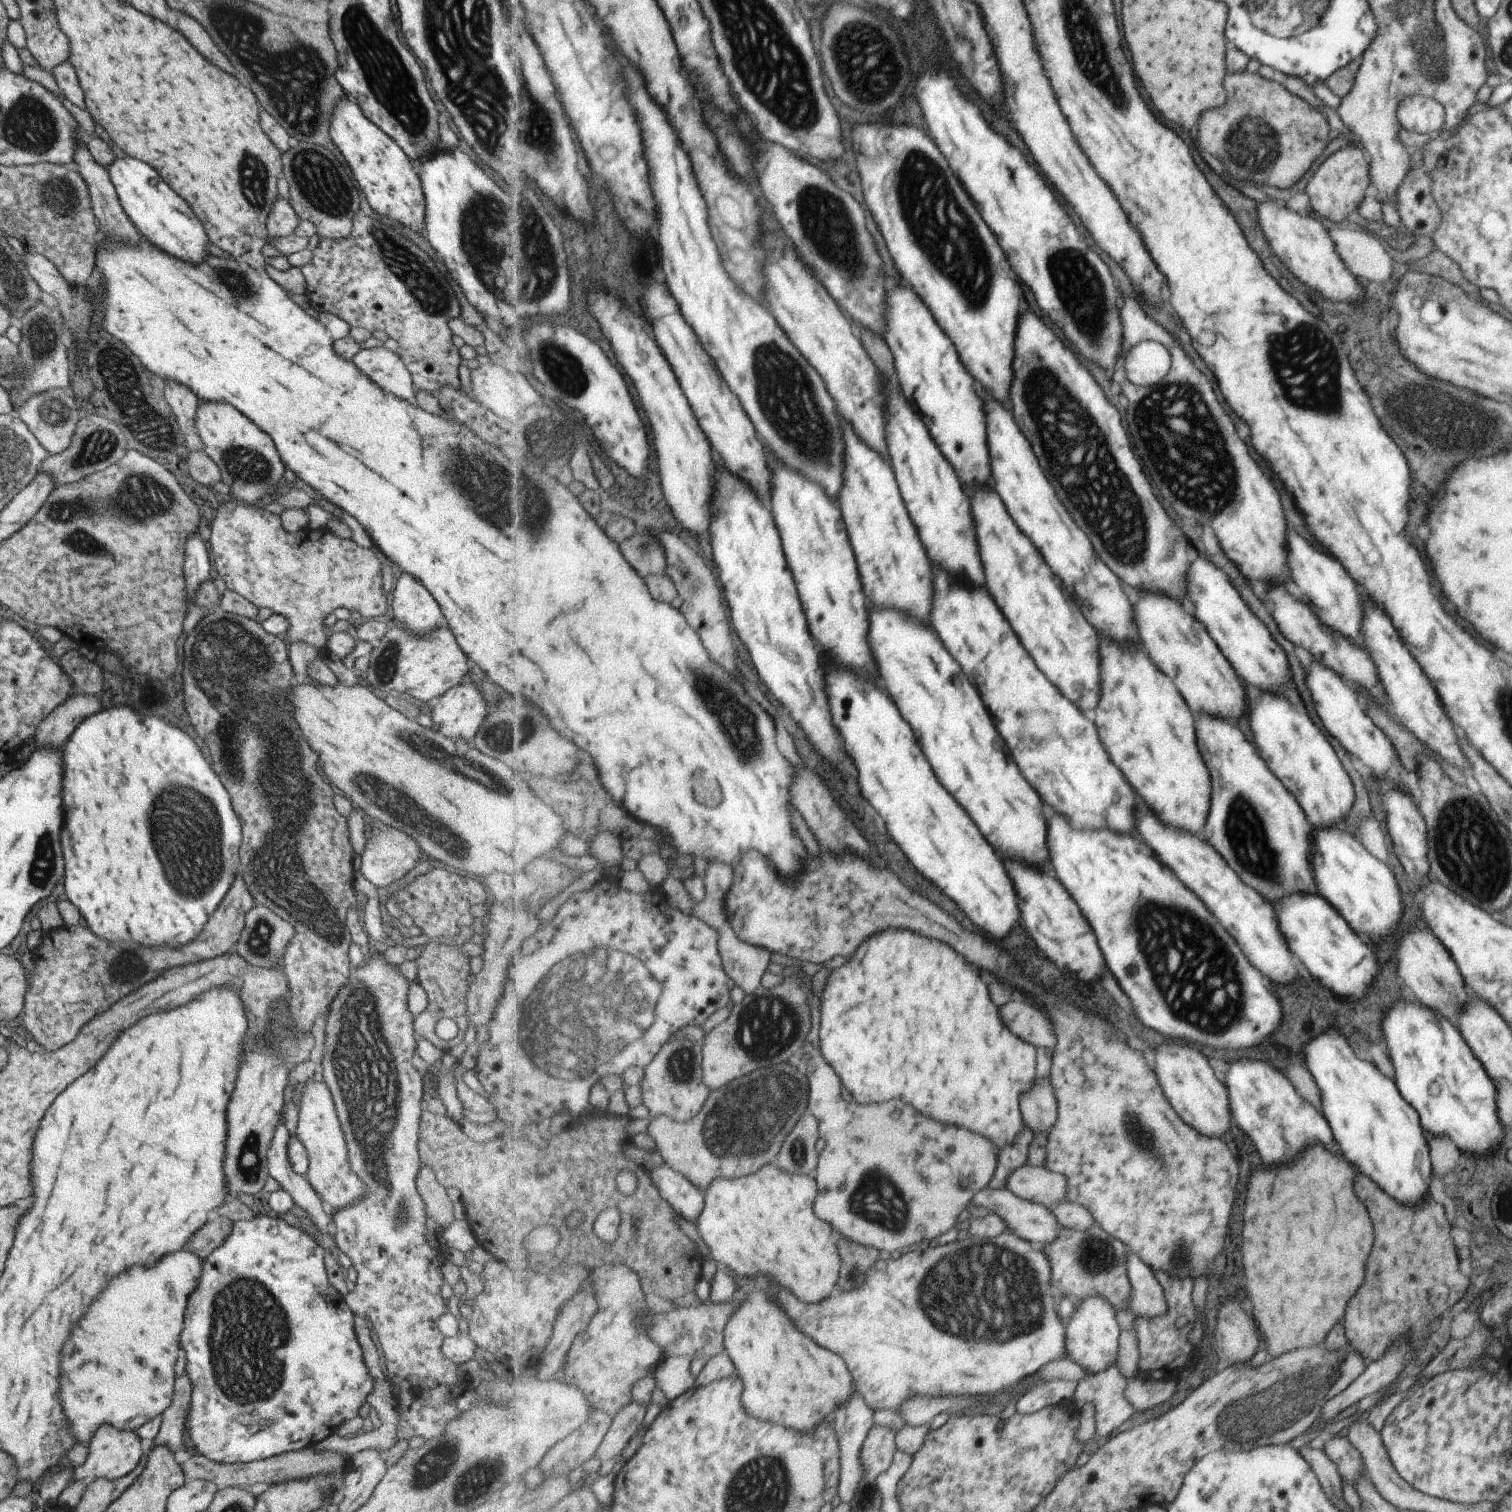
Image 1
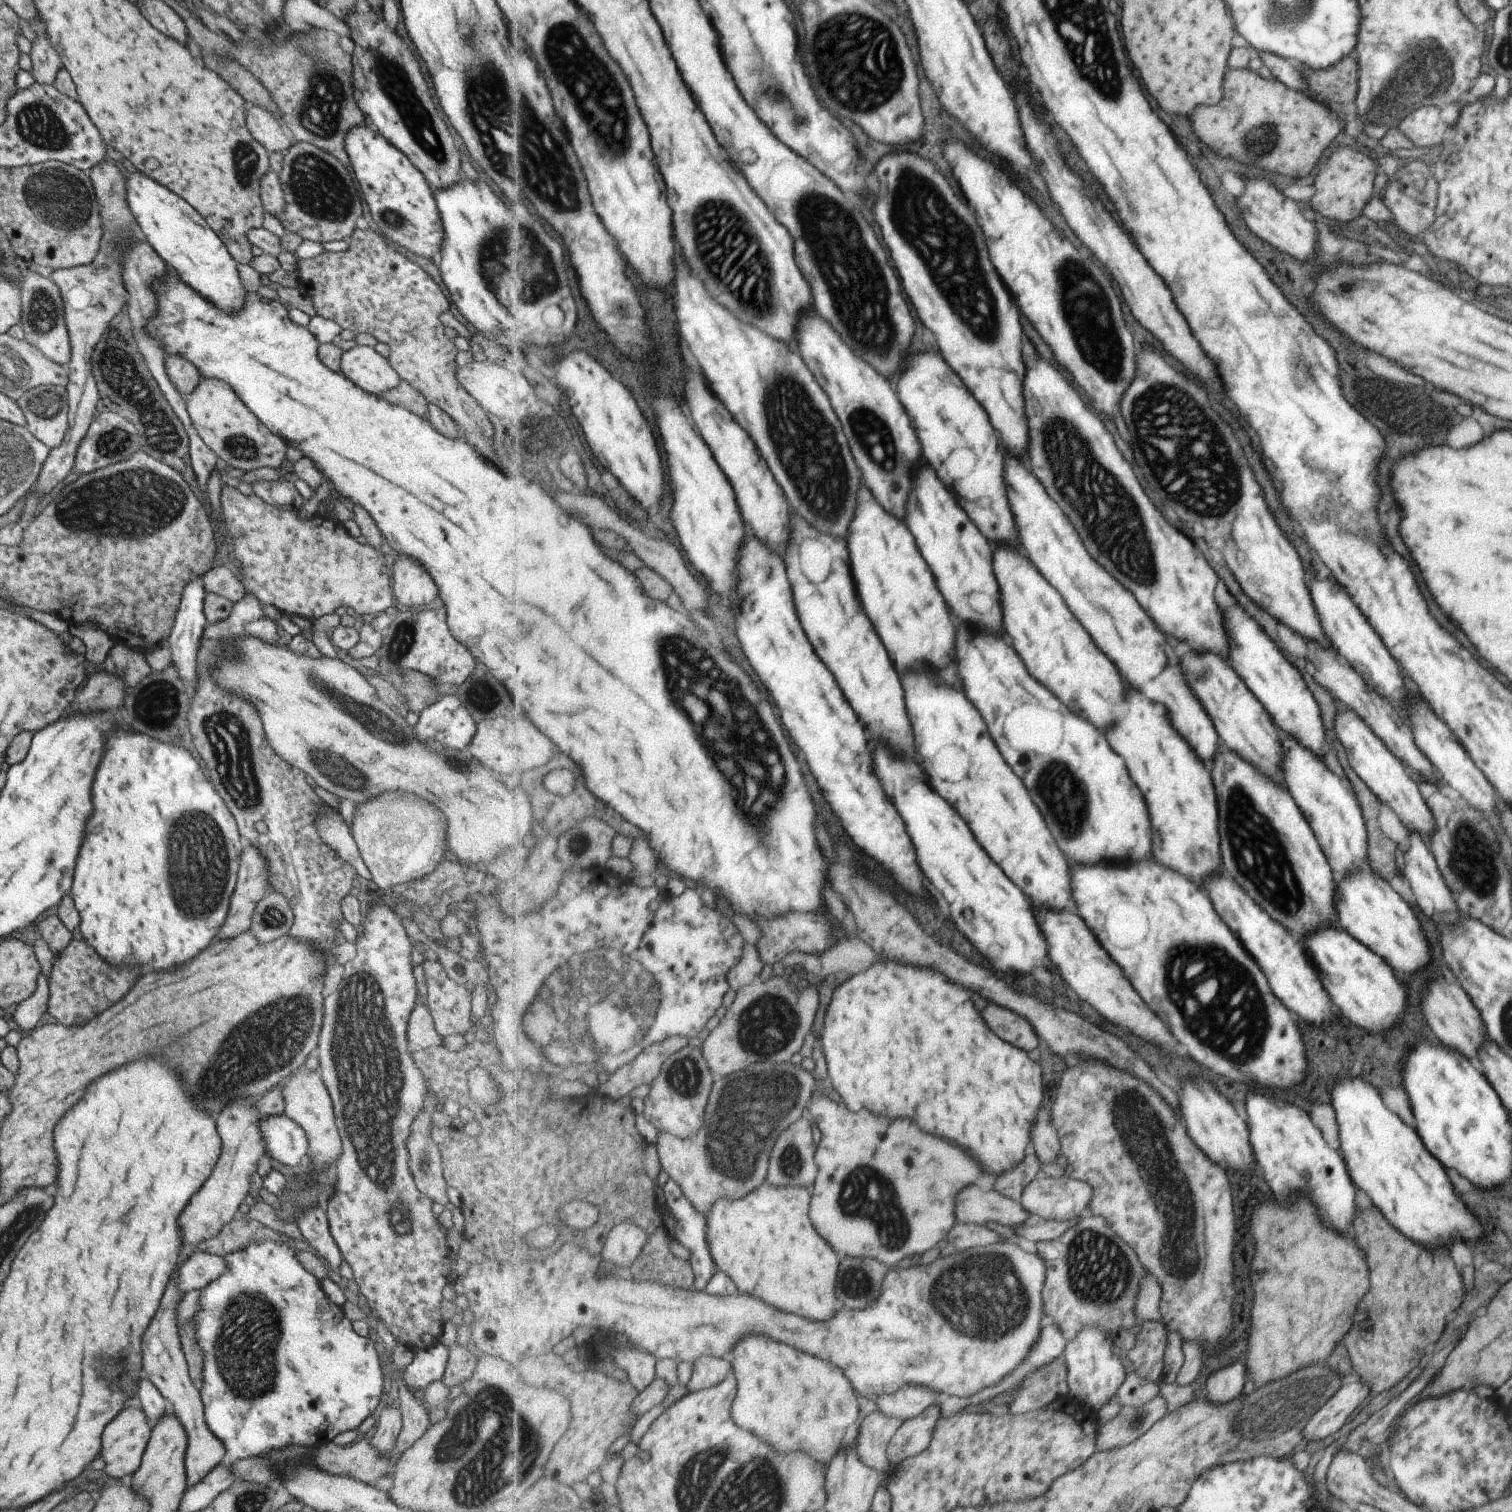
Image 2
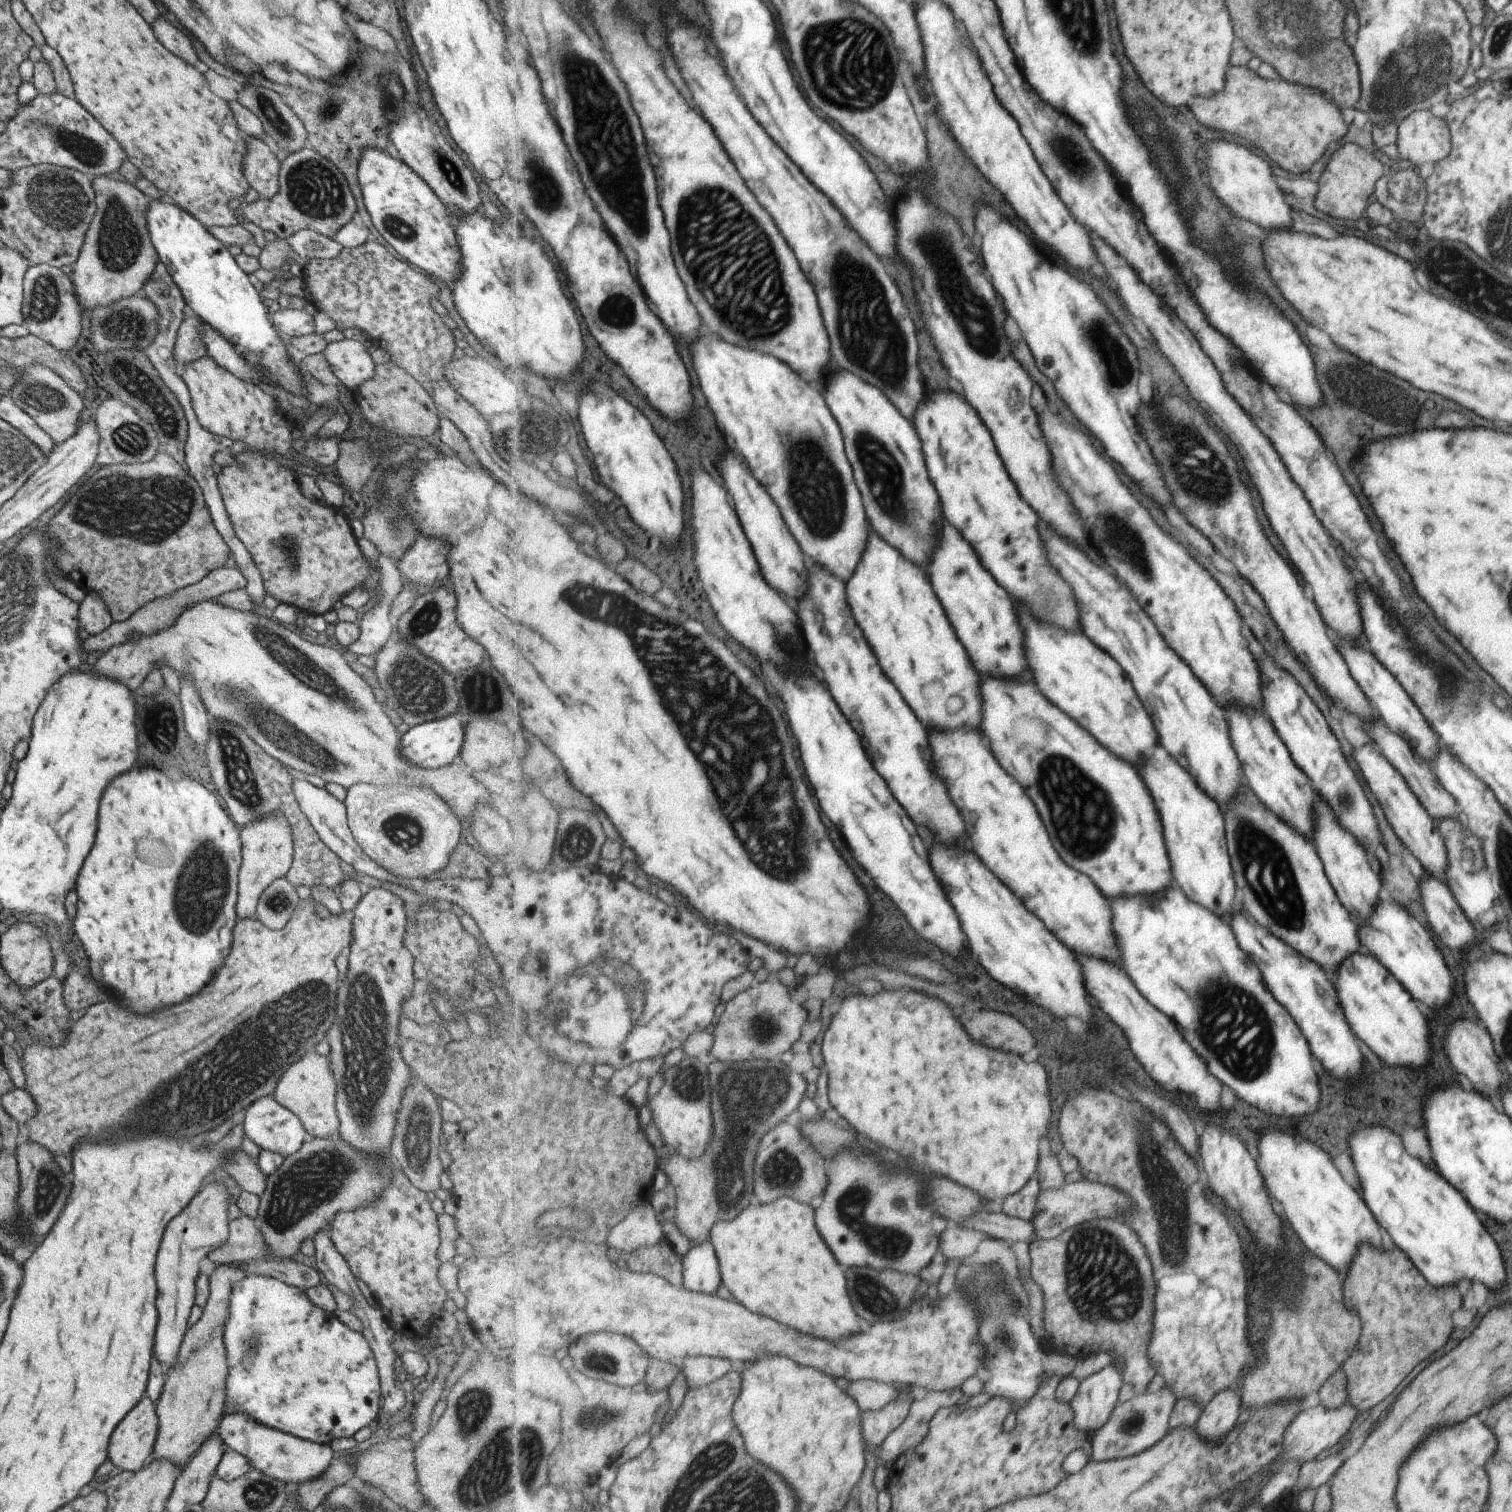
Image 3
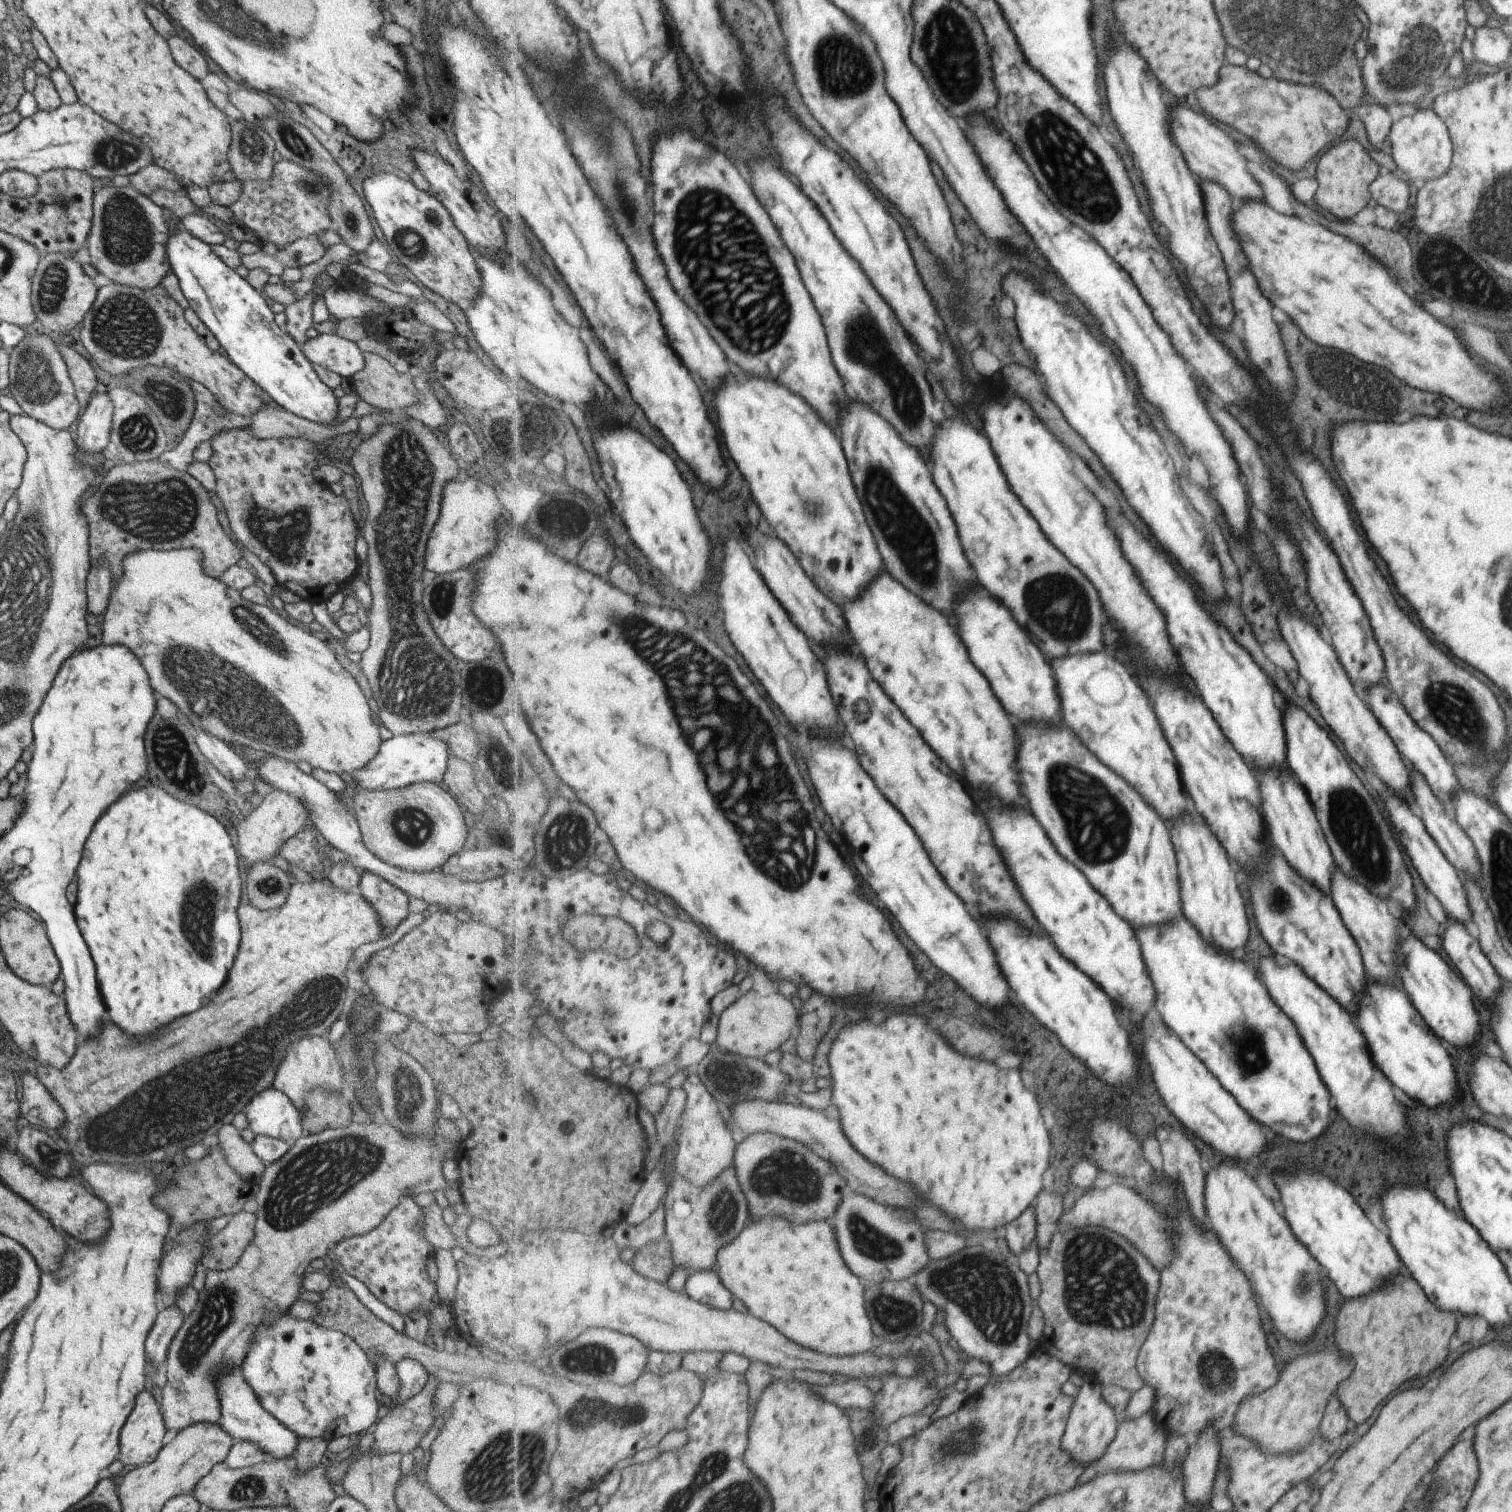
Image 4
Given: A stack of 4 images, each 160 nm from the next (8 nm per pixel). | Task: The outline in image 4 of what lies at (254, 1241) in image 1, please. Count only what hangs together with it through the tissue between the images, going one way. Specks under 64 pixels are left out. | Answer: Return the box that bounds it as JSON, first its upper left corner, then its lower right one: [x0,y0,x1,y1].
[239,1311,382,1441]

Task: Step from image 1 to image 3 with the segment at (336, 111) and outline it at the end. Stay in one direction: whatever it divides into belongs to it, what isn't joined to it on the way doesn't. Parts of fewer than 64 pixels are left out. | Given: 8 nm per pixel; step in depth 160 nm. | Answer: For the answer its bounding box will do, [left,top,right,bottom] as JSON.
[356,149,462,287]

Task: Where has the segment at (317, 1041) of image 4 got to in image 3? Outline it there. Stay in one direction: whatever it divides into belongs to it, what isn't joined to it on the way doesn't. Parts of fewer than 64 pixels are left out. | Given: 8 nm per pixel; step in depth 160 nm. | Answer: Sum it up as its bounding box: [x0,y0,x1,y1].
[272,1049,338,1137]

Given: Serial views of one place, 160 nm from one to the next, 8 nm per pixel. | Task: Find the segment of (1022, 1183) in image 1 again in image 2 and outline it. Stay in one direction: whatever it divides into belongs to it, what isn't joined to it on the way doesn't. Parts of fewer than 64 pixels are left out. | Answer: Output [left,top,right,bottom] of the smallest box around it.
[1021,1177,1093,1220]

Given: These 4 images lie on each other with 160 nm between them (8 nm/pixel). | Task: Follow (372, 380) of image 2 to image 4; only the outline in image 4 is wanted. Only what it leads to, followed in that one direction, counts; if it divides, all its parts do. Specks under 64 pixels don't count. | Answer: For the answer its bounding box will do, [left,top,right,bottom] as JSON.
[300,334,363,379]

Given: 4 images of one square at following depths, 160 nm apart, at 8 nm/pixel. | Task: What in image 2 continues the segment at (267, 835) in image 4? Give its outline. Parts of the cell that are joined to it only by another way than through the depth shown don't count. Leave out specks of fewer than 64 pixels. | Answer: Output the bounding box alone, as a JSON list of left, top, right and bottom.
[214,844,268,940]

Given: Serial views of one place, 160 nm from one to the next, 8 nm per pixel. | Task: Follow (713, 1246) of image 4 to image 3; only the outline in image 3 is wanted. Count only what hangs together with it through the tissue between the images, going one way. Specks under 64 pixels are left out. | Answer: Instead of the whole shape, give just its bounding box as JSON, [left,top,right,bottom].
[663,1059,807,1245]

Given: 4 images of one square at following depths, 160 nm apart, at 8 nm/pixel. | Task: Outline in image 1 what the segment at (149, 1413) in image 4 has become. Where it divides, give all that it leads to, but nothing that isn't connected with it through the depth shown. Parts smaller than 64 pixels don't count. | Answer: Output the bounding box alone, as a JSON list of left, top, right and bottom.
[71,1426,141,1483]

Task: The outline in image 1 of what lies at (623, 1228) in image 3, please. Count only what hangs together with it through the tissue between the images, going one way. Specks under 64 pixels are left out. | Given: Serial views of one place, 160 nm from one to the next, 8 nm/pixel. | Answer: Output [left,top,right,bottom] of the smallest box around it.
[564,1265,665,1419]

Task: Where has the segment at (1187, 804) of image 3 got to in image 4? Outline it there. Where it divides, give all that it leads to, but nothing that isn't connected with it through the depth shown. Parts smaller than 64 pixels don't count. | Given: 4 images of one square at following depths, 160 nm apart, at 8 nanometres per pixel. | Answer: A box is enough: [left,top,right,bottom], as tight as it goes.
[1171,810,1247,954]

